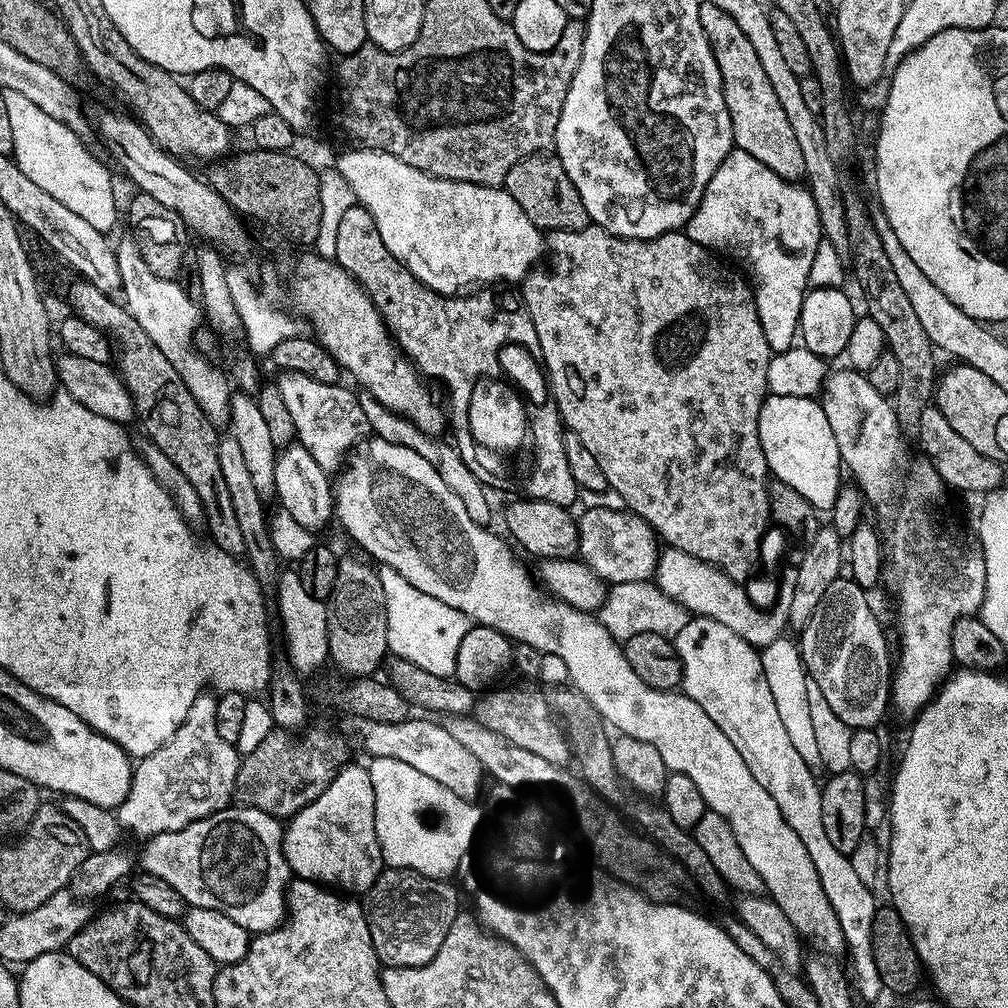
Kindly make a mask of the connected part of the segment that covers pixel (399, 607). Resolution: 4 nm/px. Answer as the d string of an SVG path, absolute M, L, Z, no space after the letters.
M381 565L377 572L383 586L389 653L393 657L406 658L430 674L453 677L456 672L458 647L472 627L469 617L411 586L396 570Z

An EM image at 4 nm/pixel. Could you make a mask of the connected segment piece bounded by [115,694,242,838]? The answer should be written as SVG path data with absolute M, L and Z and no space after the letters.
M201 694L196 699L182 724L161 748L154 750L154 754L143 757L135 765L130 794L126 794L120 807L115 809L116 820L125 833L133 832L134 835L140 836L139 838L147 838L163 832L177 832L190 822L201 820L211 812L219 812L220 809L229 807L236 790L236 775L242 757L236 751L236 745L219 737L216 726L217 697L208 695Z

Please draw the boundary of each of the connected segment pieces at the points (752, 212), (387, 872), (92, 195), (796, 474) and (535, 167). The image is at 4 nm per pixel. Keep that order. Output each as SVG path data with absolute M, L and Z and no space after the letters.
M733 147L722 166L714 170L714 178L710 178L694 214L688 220L686 231L691 240L709 252L741 264L739 267L746 273L756 297L762 334L766 334L766 342L773 353L793 347L798 340L800 307L810 288L810 266L814 263L814 253L818 251L822 239L818 208L809 189L803 183L783 180L774 174L774 170L770 170L770 166L762 166L754 154L746 154L742 149Z
M385 867L380 877L374 882L374 886L368 888L362 903L372 945L376 951L376 959L381 965L390 968L413 968L430 962L430 958L438 954L438 946L442 946L446 938L446 930L450 930L450 926L458 915L456 892L448 885L448 882L423 876L408 868Z
M4 92L2 98L10 114L10 130L14 130L14 159L17 166L30 178L30 182L38 182L38 186L49 189L54 198L58 198L58 202L70 206L74 214L82 214L82 218L86 218L86 222L94 225L99 232L111 233L111 228L116 224L116 196L112 193L112 176L108 173L107 166L98 157L92 156L91 150L84 145L85 141L77 132L66 127L58 118L52 118L50 114L34 106L30 98L17 92Z
M765 396L758 414L758 438L762 442L762 454L766 454L768 471L775 479L786 482L786 486L794 486L794 490L798 490L798 494L802 494L802 498L806 498L806 502L810 502L817 510L830 510L834 506L834 498L838 498L838 490L842 487L842 465L838 442L834 442L834 430L830 430L826 410L819 399L811 396Z
M537 154L519 160L510 166L502 187L512 195L514 202L518 202L518 206L522 206L522 210L526 210L526 218L530 218L535 228L553 232L577 232L589 227L586 206L582 206L582 198L578 198L574 182L570 182L566 170L555 155Z

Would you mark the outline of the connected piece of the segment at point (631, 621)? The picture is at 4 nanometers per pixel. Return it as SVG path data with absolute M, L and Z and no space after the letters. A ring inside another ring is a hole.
M622 582L611 585L598 605L598 619L618 641L634 638L634 634L658 634L674 638L690 619L690 613L670 598L654 582ZM600 612L600 613L599 613Z

